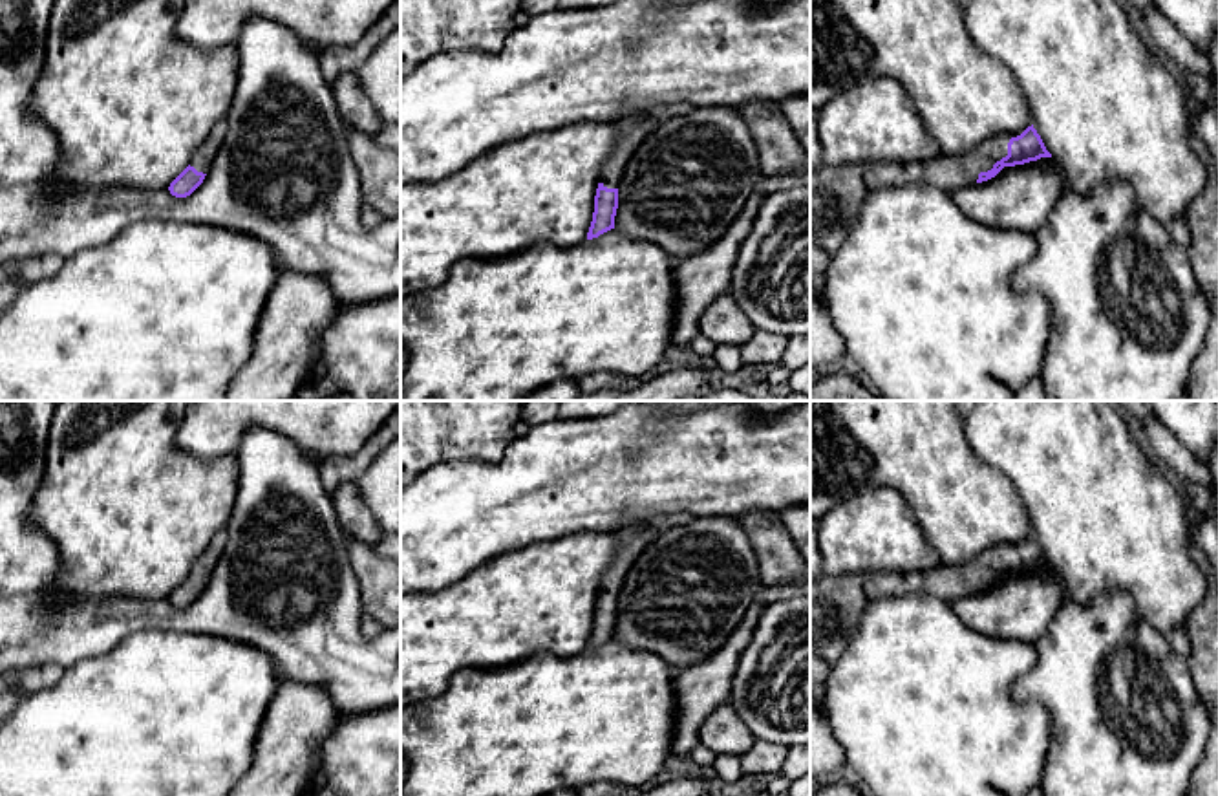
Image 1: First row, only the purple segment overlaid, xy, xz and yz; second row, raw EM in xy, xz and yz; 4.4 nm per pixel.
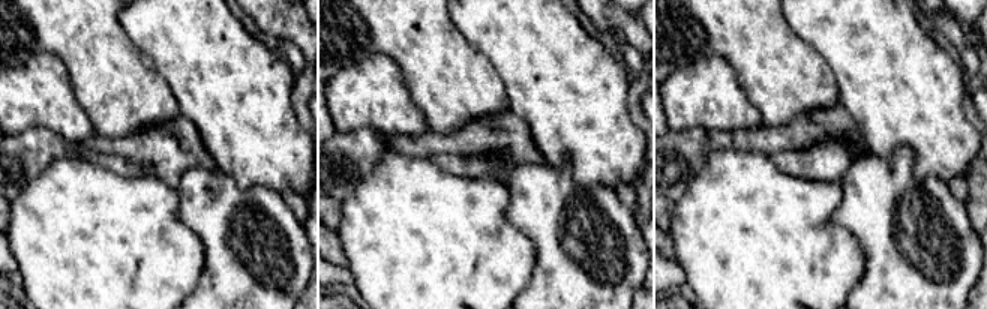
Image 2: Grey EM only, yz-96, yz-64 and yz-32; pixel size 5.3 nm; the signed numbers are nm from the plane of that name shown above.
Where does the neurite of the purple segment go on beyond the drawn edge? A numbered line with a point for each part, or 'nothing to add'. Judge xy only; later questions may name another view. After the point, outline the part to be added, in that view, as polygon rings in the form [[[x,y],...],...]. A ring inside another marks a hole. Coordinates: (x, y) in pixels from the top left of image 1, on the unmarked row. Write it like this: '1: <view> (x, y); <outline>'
1: xy (205, 564); [[[218,532],[207,549],[198,556],[196,564],[190,569],[190,576],[194,576],[198,582],[207,584],[219,562],[219,556],[227,543],[227,532]]]

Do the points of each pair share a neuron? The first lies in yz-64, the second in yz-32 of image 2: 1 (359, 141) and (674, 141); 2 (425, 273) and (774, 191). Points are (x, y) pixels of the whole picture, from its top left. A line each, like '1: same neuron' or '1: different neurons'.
1: same neuron
2: same neuron

